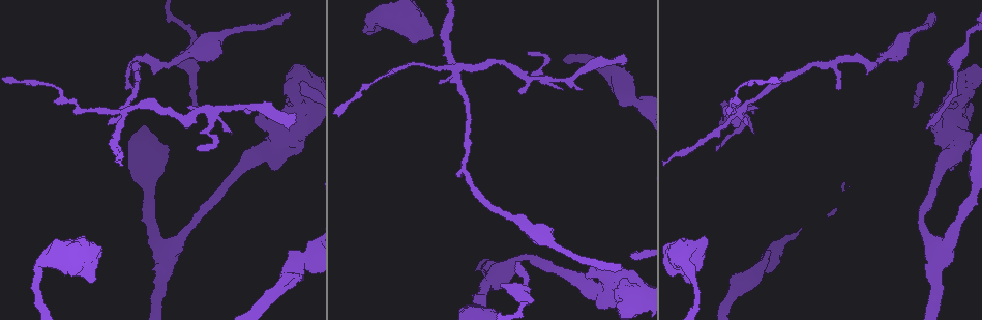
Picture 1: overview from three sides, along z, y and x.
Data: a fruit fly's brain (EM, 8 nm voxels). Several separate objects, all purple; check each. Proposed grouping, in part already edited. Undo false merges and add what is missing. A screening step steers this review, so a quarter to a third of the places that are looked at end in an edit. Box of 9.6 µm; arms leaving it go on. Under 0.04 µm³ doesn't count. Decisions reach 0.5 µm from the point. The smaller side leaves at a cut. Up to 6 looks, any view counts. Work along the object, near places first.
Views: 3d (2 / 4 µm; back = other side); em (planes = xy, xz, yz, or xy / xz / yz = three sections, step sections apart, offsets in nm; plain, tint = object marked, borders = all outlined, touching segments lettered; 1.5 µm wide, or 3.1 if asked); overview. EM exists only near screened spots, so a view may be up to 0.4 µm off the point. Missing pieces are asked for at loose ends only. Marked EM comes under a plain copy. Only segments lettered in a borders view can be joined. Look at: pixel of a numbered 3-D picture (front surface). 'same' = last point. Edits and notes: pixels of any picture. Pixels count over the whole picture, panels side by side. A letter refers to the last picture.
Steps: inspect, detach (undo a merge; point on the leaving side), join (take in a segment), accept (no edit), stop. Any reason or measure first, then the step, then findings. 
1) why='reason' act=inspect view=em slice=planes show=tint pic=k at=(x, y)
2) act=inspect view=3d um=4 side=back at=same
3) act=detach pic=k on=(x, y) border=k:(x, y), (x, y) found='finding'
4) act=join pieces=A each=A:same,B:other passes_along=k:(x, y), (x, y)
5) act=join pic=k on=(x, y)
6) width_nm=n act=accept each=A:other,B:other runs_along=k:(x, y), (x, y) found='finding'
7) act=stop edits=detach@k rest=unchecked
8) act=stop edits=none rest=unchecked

why='an open end' act=inspect view=em slice=planes show=borders pic=1 at=(292, 122)

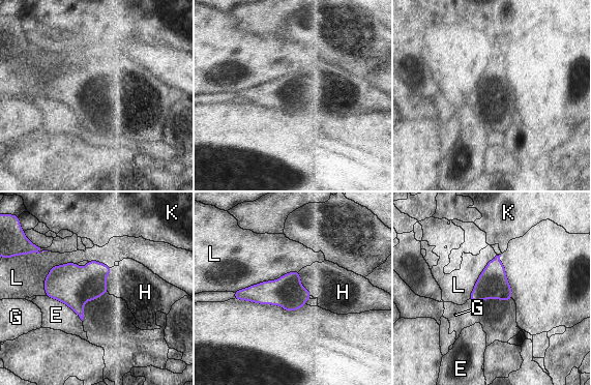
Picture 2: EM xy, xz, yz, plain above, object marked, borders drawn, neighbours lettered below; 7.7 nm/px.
width_nm=240 act=join pieces=H each=E:other,G:other,H:same,K:other,L:other passes_along=2:(287, 292), (300, 285), (332, 285) found='the neuron continues'

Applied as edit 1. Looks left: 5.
act=inspect view=overview

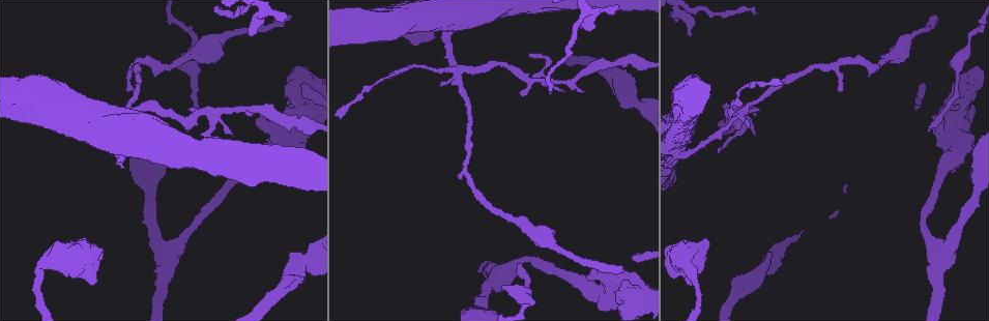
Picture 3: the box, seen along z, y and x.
why='free end' act=inspect view=em slice=xy step=4 show=borders pic=3 at=(550, 92)

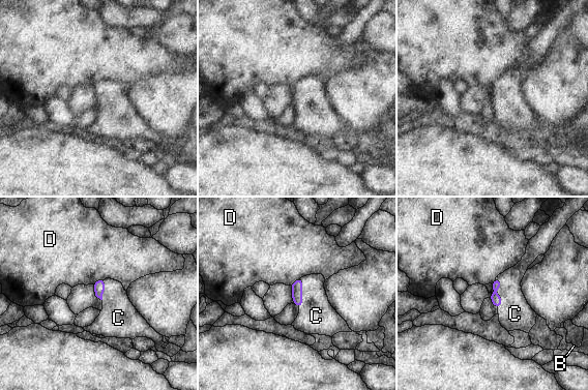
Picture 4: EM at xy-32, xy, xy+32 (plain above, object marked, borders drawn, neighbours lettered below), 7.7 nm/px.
why='another direction' act=inspect view=em slice=planes show=borders at=same

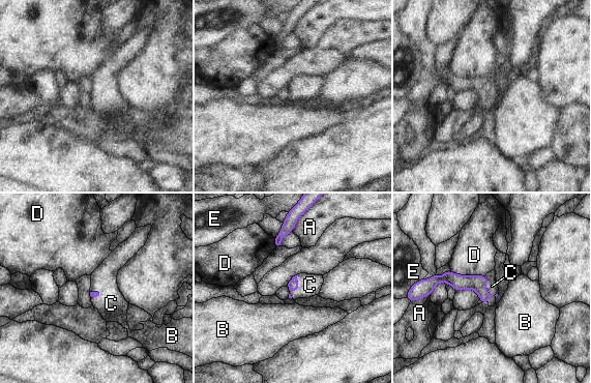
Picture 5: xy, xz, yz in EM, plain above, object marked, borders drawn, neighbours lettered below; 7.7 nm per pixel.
act=join pieces=C each=A:other,B:other,C:same,D:other,E:other passes_along=5:(478, 283), (484, 290), (492, 286) found='it goes on there'

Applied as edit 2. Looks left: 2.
why='free end' act=inspect view=em slice=planes show=borders pic=3 at=(290, 15)

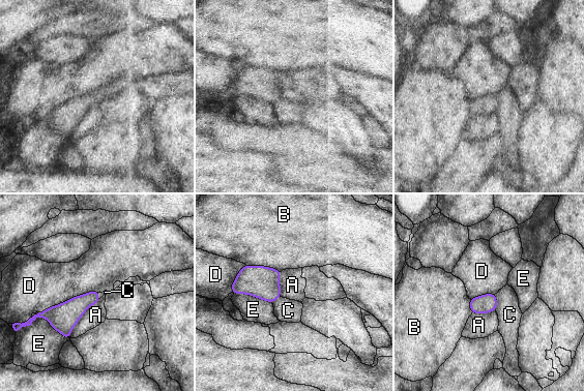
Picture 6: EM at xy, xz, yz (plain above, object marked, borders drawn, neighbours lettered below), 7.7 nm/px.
act=accept each=A:other,B:other,C:other,D:other,E:other border=6:(494, 294), (496, 310) found='no lettered segment goes on from it'

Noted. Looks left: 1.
act=stop edits=join@2,join@5 rest=unchecked

